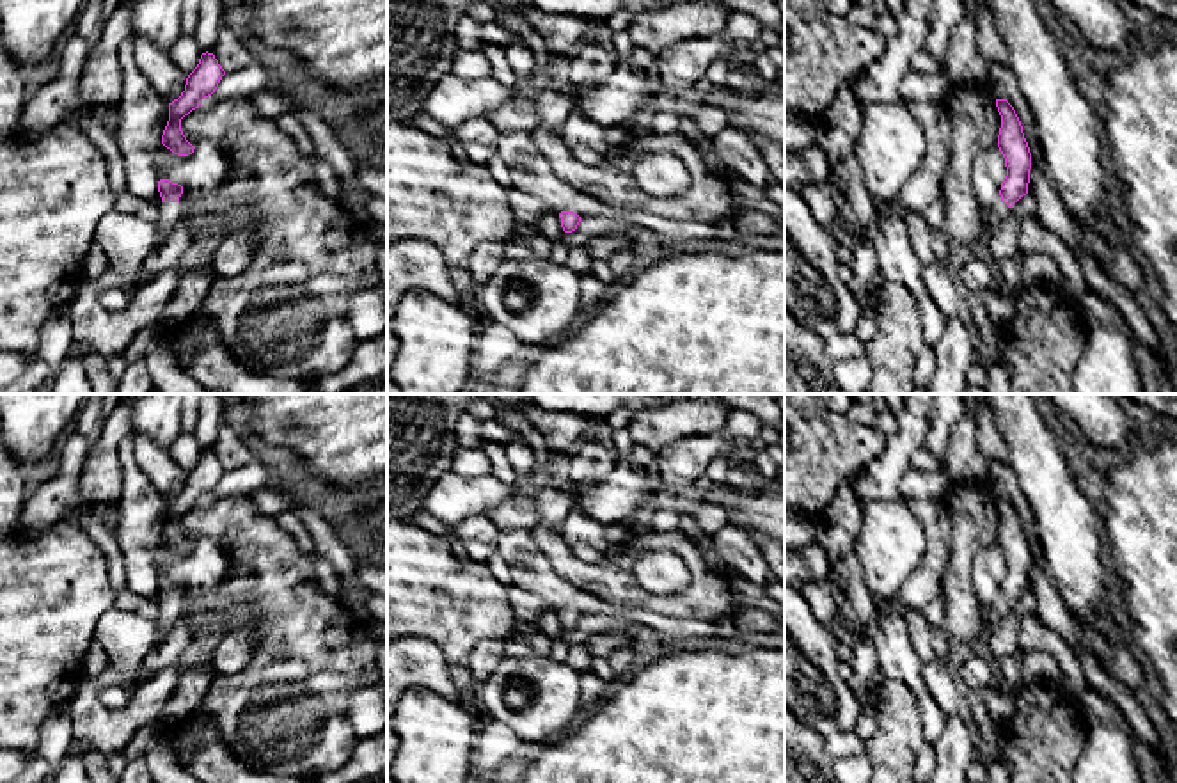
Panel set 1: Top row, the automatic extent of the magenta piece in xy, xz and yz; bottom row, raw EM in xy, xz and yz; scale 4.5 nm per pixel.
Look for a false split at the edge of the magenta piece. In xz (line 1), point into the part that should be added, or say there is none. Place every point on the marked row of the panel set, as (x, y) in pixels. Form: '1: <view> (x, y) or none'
1: none

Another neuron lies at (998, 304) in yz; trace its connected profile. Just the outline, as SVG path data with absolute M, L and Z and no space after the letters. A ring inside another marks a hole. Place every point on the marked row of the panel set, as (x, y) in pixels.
M991 284L973 295L975 304L982 309L999 328L1005 328L1015 316L1014 293Z

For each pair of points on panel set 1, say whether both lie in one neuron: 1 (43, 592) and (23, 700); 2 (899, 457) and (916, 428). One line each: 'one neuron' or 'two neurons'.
1: one neuron
2: one neuron

